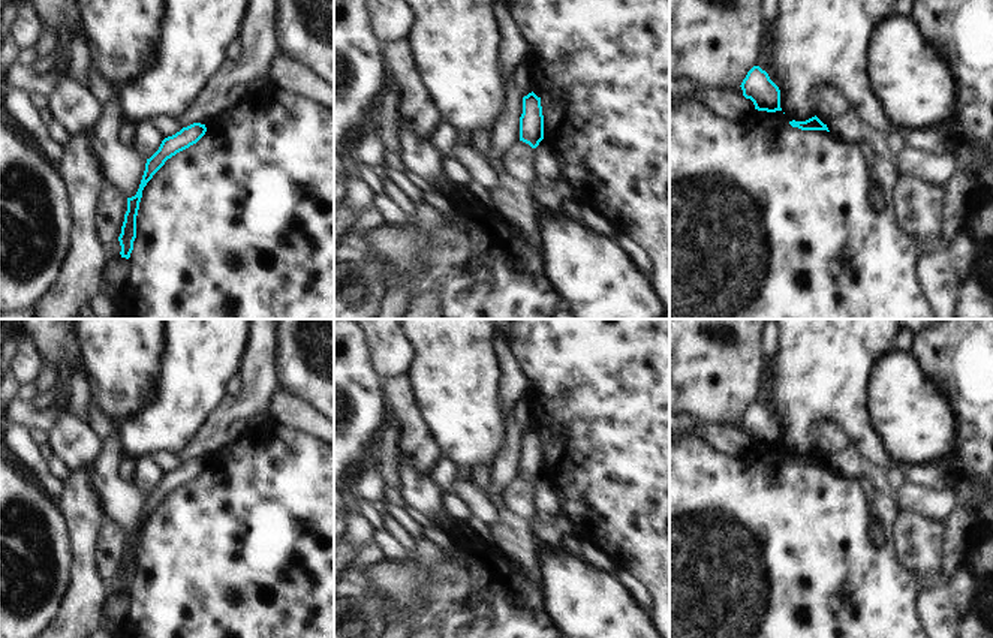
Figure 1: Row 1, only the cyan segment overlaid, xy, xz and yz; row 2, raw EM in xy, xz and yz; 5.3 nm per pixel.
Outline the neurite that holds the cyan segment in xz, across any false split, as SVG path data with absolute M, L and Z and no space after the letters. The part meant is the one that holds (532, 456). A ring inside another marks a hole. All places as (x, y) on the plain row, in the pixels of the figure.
M533 427L523 433L523 449L520 452L520 476L536 484L544 475L544 451L541 433Z

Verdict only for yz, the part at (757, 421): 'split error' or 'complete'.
complete

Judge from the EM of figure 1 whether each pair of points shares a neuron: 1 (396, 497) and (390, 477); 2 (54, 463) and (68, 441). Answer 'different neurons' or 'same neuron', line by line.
1: different neurons
2: different neurons

